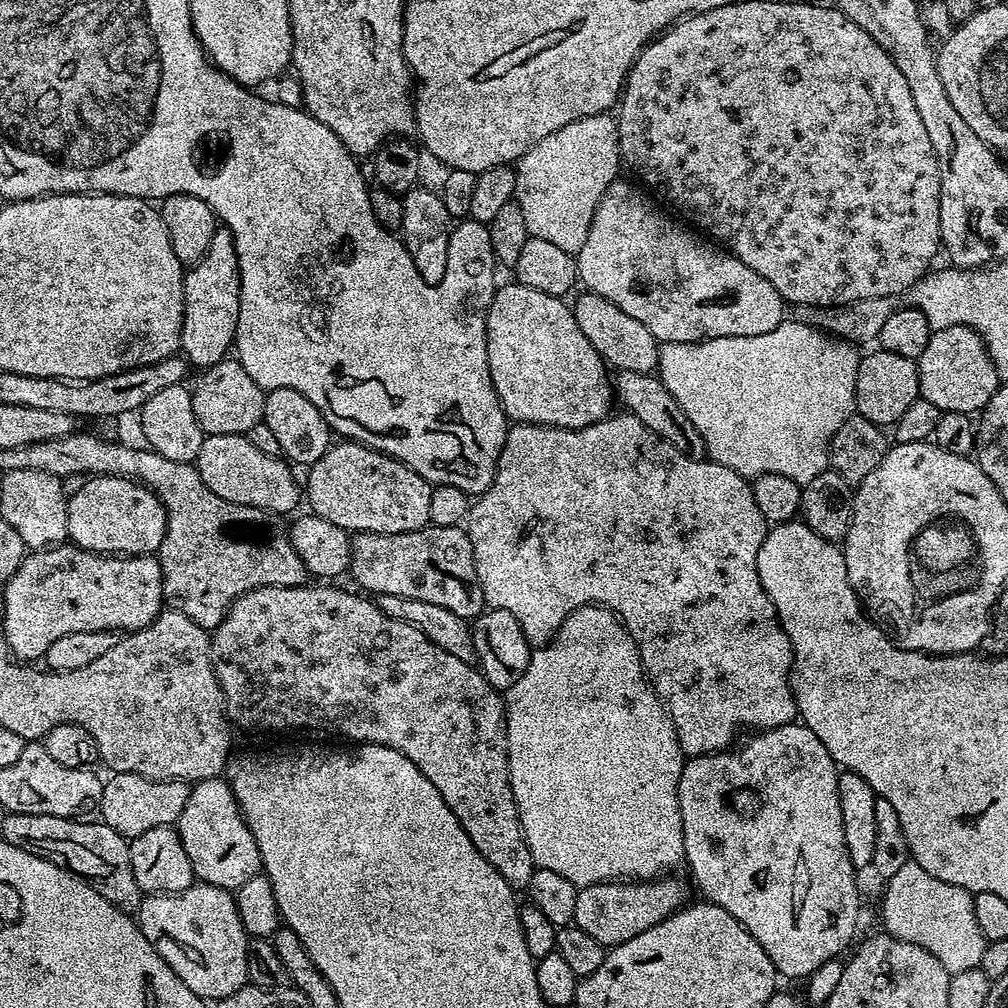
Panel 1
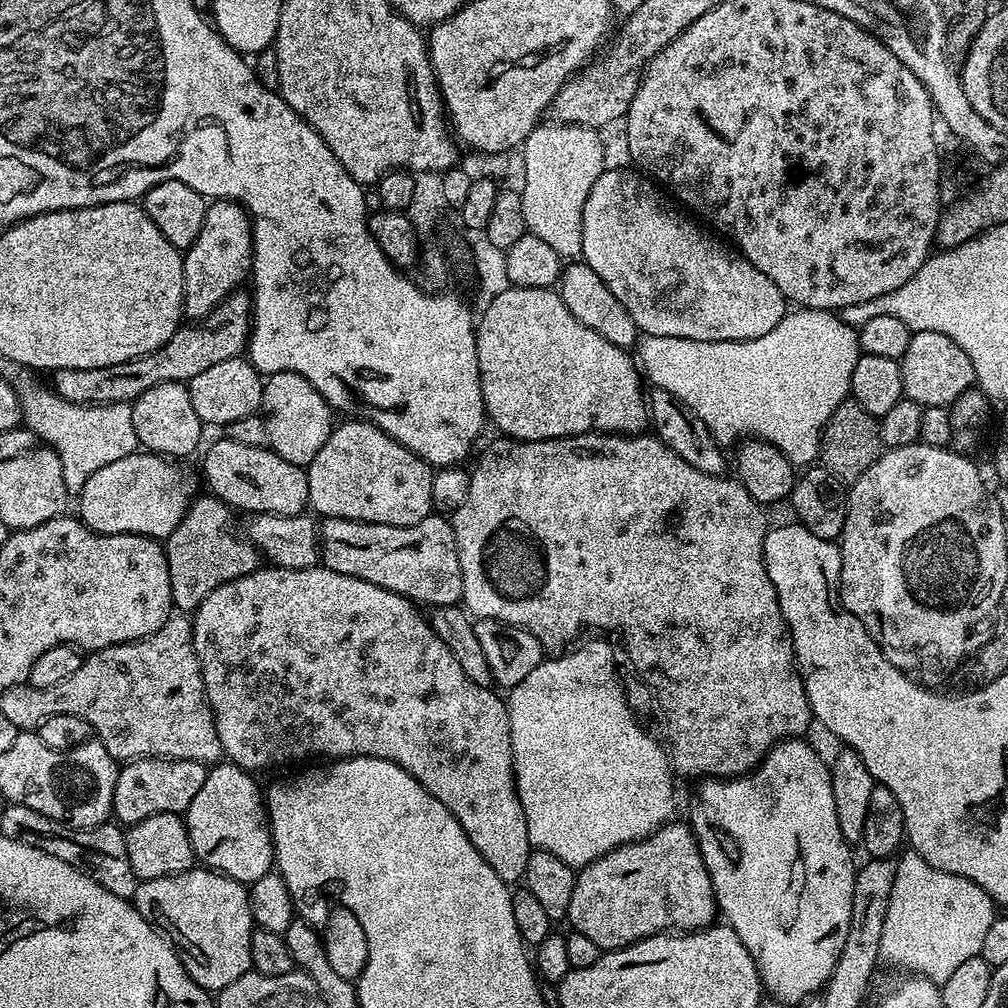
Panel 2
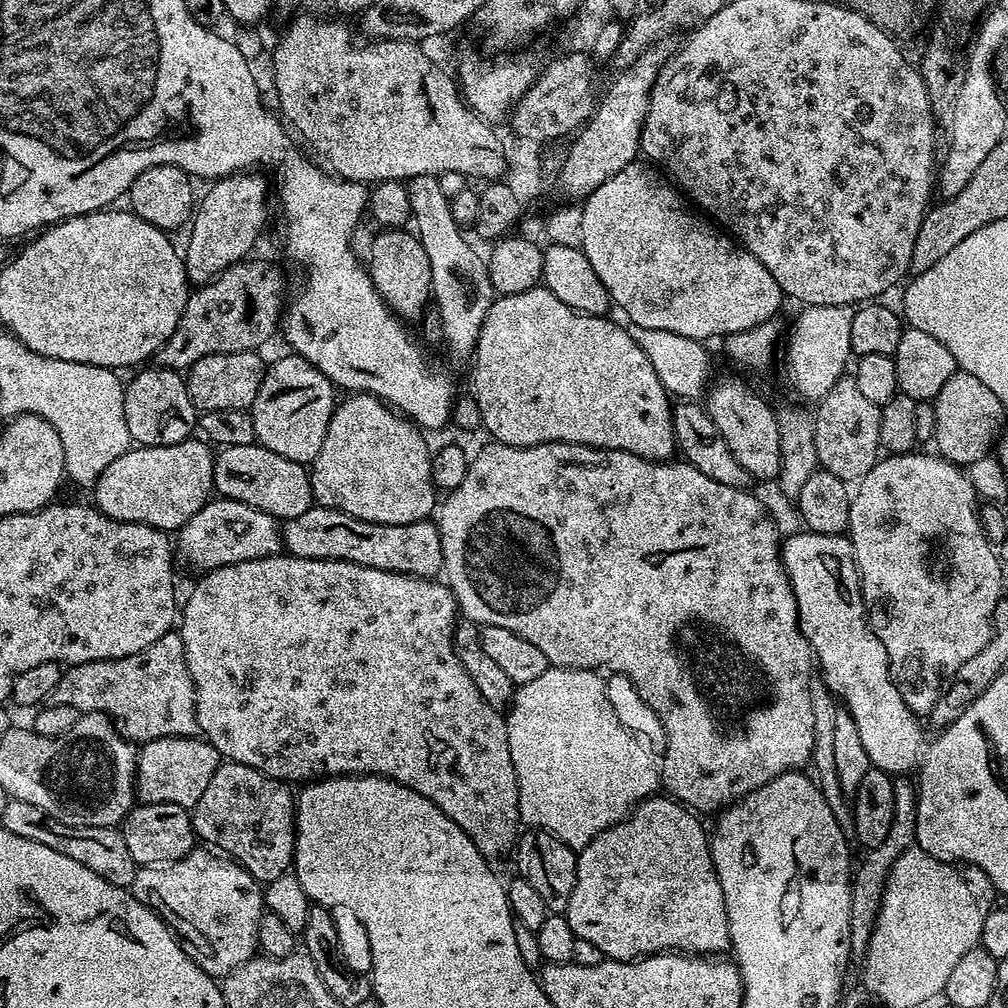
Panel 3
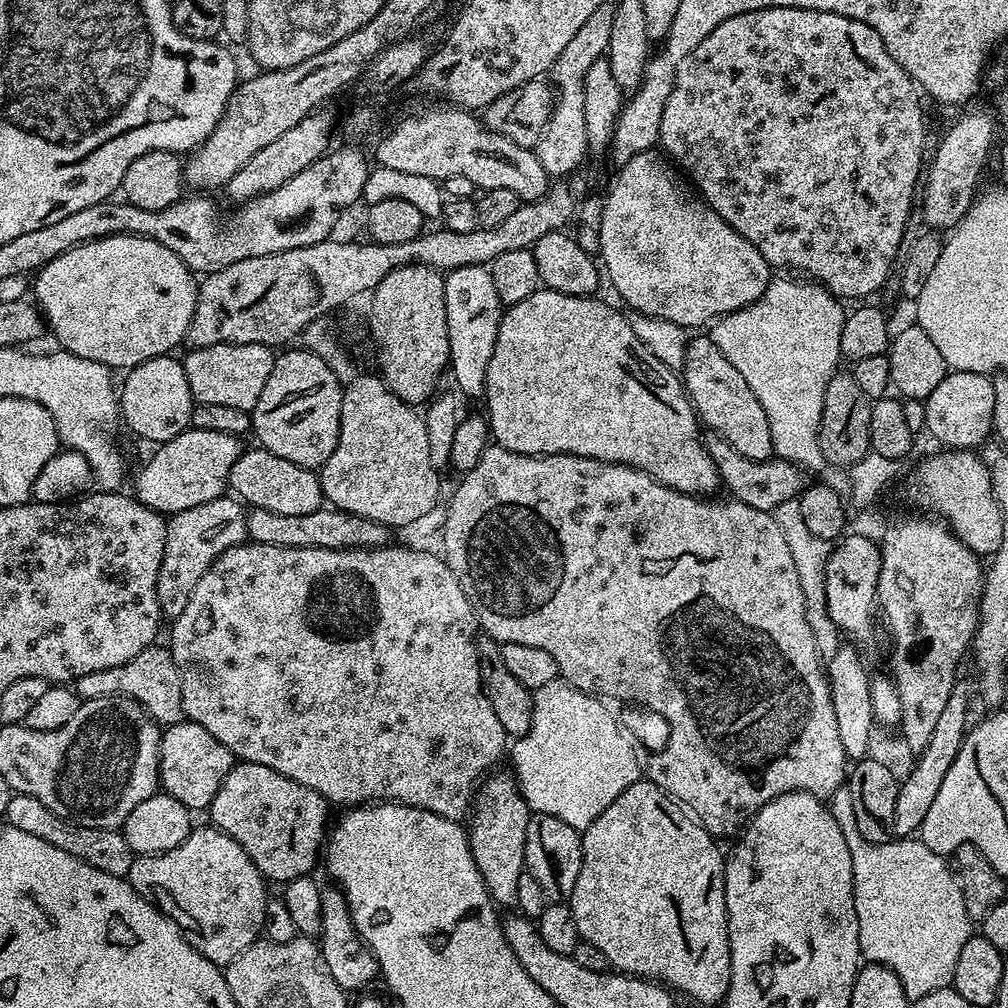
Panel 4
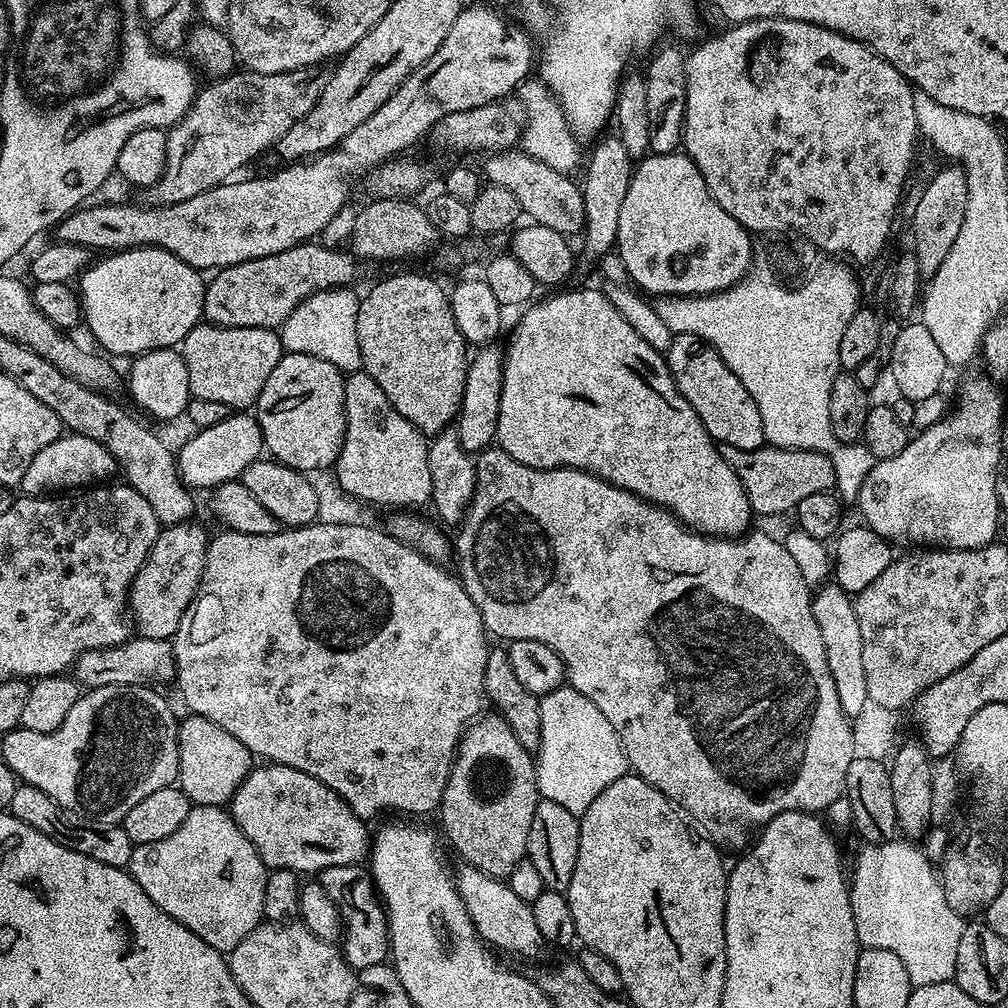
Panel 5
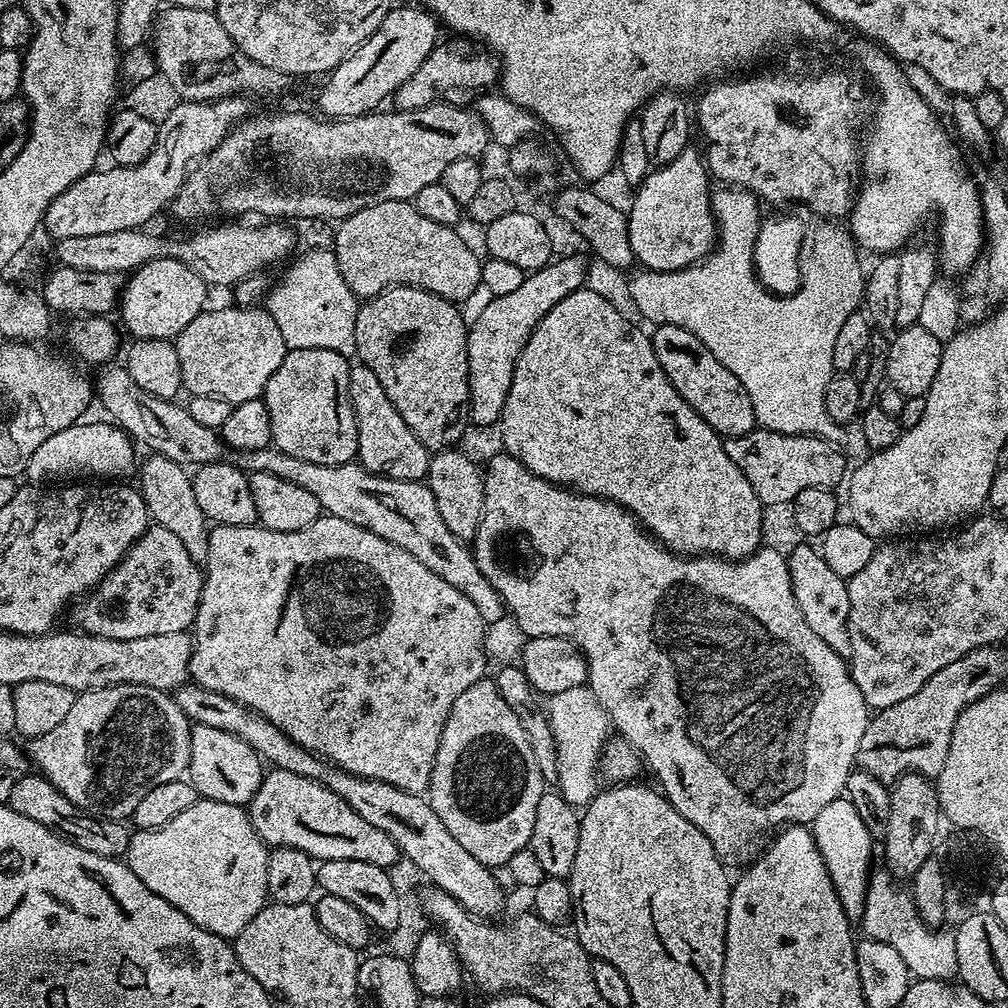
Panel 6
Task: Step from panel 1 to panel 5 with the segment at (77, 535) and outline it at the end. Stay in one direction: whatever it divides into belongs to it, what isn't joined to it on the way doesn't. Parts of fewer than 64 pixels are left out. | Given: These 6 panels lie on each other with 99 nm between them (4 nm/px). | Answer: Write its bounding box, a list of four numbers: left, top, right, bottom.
[178,410,265,490]

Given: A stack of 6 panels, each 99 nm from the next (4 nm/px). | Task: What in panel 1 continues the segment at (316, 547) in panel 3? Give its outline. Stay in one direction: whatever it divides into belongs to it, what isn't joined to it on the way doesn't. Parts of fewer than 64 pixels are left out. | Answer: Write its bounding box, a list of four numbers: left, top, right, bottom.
[350,526,485,622]

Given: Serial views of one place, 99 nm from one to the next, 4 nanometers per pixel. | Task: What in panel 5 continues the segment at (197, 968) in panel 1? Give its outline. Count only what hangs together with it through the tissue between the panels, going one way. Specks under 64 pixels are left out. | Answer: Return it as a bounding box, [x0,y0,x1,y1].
[127,806,269,954]

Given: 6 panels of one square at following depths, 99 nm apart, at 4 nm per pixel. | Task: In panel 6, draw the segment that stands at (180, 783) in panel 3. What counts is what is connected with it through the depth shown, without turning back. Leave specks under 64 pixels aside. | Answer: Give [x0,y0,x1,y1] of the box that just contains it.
[186,724,265,806]

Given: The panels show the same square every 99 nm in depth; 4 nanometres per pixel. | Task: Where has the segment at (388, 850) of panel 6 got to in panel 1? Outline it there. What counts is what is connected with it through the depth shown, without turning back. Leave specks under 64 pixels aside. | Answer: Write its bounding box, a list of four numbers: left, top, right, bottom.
[178,776,261,890]

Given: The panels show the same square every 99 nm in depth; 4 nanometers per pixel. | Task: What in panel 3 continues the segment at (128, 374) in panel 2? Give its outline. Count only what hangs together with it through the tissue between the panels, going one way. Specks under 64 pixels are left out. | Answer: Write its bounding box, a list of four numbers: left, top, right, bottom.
[154,258,286,370]

